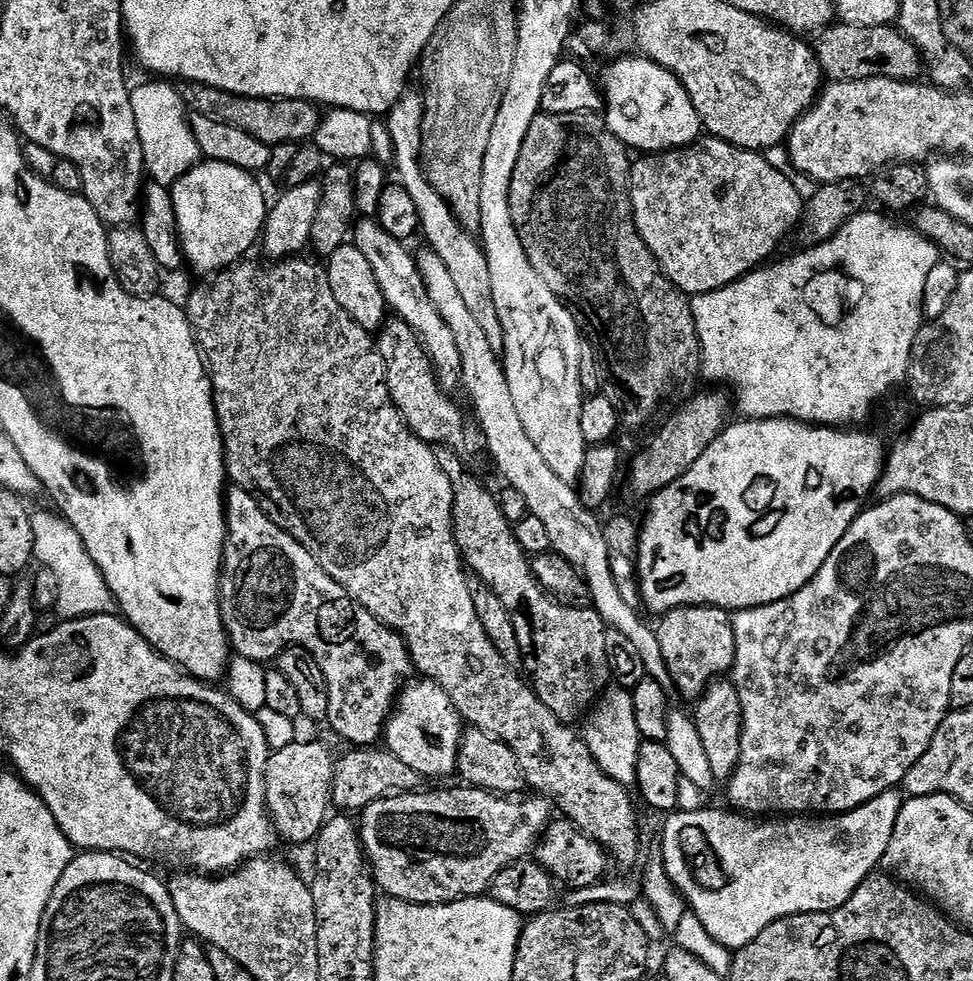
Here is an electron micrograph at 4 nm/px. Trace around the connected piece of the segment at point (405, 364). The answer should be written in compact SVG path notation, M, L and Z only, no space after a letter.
M399 317L387 319L376 336L377 348L383 356L387 368L387 386L392 401L403 414L408 428L420 440L433 445L448 444L455 448L466 440L466 420L459 406L443 389L436 375L432 360L425 354L425 348L410 326Z

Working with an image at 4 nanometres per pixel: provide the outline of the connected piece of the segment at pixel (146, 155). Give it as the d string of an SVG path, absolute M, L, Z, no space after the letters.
M164 78L153 79L153 84L140 84L131 89L134 122L138 122L138 138L142 142L145 173L155 183L175 184L179 176L196 167L201 159L198 138L194 138L190 110L180 97L180 88Z

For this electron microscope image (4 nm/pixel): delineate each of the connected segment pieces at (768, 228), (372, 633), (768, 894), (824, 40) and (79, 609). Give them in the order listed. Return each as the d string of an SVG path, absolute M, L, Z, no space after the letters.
M708 134L701 139L695 140L693 144L686 145L684 148L674 148L667 152L657 152L655 154L644 154L639 159L640 161L637 159L633 163L632 178L628 189L632 199L632 217L636 223L636 229L642 238L642 242L646 242L646 246L654 254L656 261L660 263L660 268L663 269L665 276L668 276L674 282L674 286L681 288L684 291L684 295L689 298L730 286L735 280L741 280L749 272L761 267L765 262L771 261L775 257L772 255L775 254L776 247L788 235L791 237L801 223L801 216L806 201L805 197L803 195L800 197L800 192L796 189L795 182L783 172L785 169L771 164L767 155L761 154L759 151L739 148L738 145L718 140Z
M235 486L229 487L226 492L226 515L228 517L228 537L224 543L224 561L220 567L220 613L224 619L224 628L228 631L228 643L231 651L235 655L245 656L251 660L272 662L275 661L279 653L285 648L292 645L304 647L314 656L318 662L318 666L321 667L322 674L325 675L326 686L329 688L329 712L327 719L330 723L332 722L333 730L342 739L349 740L349 745L375 745L383 737L384 726L388 722L388 717L392 715L394 709L397 707L398 697L402 689L414 676L412 655L408 653L406 642L395 629L387 628L382 621L374 618L374 614L370 614L370 610L366 610L357 600L353 600L345 588L338 586L338 582L334 582L334 578L330 578L330 574L326 574L326 570L322 570L322 566L316 561L314 554L310 554L310 550L306 550L306 546L299 544L286 530L279 528L260 509L258 502L249 492Z
M893 790L839 814L753 818L736 810L723 812L710 806L693 812L676 810L667 817L664 841L658 852L670 882L679 889L687 907L698 916L707 933L722 946L739 950L754 942L766 926L784 916L832 912L842 907L862 881L881 867L886 846L890 846L890 834L894 834L894 822L898 822L904 802L905 797Z
M833 22L815 37L816 60L829 81L869 80L885 76L891 80L915 81L922 65L922 53L913 40L909 40L899 27L892 24L858 26Z
M52 512L31 513L34 530L34 560L40 568L54 570L54 578L58 578L58 602L54 612L61 621L77 620L83 616L107 616L117 607L112 597L106 578L102 578L102 570L90 558L78 530L70 526L63 516Z

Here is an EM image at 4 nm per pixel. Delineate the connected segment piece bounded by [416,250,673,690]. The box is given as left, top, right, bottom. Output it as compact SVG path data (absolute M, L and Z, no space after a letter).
M425 250L416 256L416 265L422 274L422 282L426 282L426 294L430 294L430 302L438 306L438 314L446 318L446 326L450 326L454 342L458 342L458 354L462 354L462 388L463 391L468 391L468 400L476 411L476 420L484 435L484 444L488 447L497 470L504 475L503 483L518 490L526 498L528 515L539 518L546 525L552 551L562 554L562 558L566 558L566 562L573 564L582 574L586 586L590 586L591 607L604 619L607 627L630 638L631 644L638 649L642 658L645 677L658 682L665 690L671 689L672 675L666 666L666 658L662 658L662 646L658 646L655 627L640 620L641 613L626 606L618 586L614 586L614 574L610 574L610 554L606 550L599 515L583 505L579 491L573 485L562 482L562 478L558 478L558 474L550 470L546 458L538 454L538 446L530 442L530 434L526 434L526 426L522 426L522 418L518 418L518 410L514 407L501 353L490 346L490 338L486 338L477 320L471 316L450 270L446 270L446 262L442 262L436 252Z

